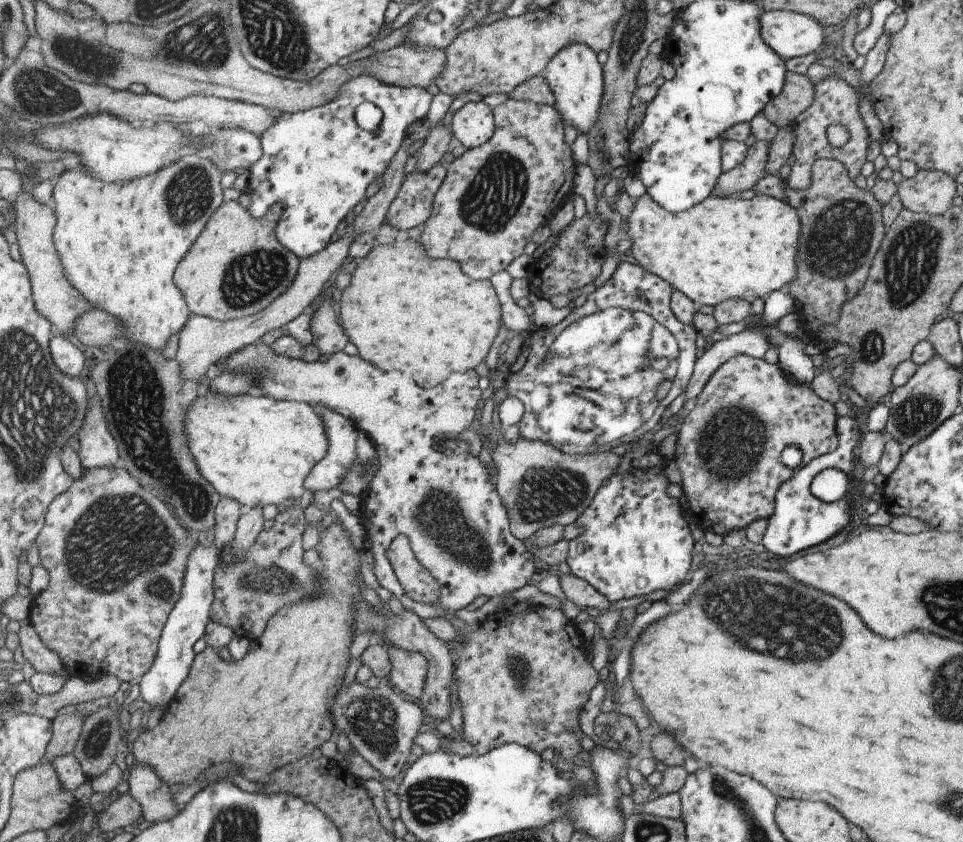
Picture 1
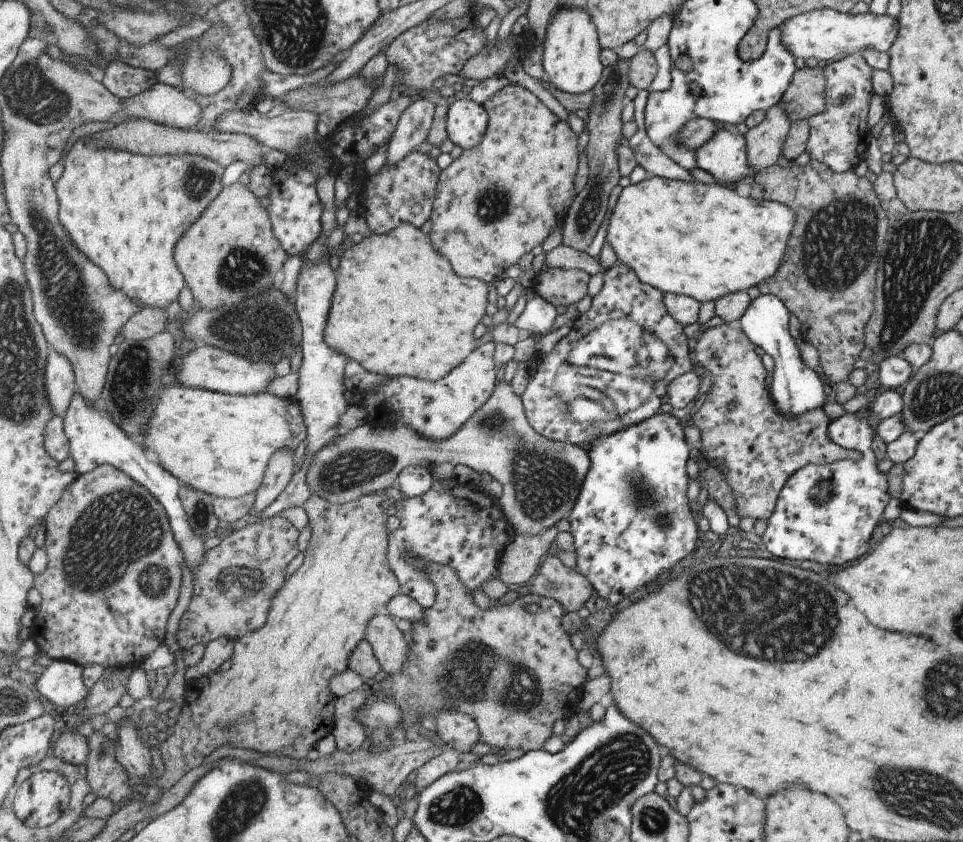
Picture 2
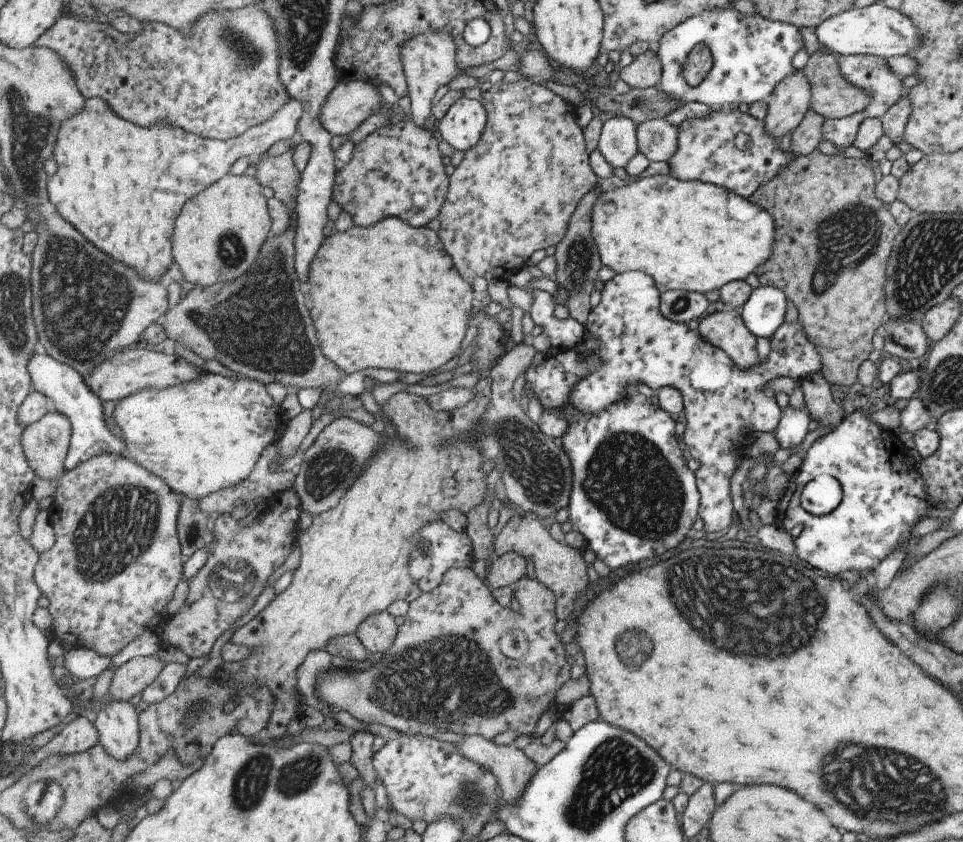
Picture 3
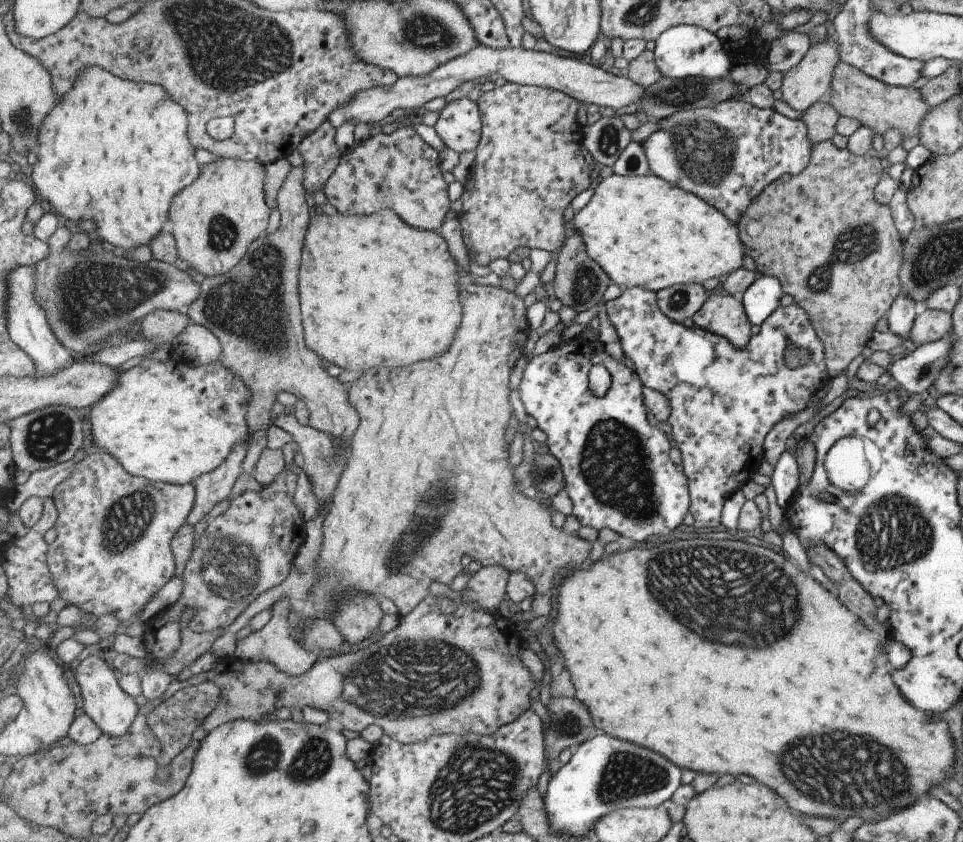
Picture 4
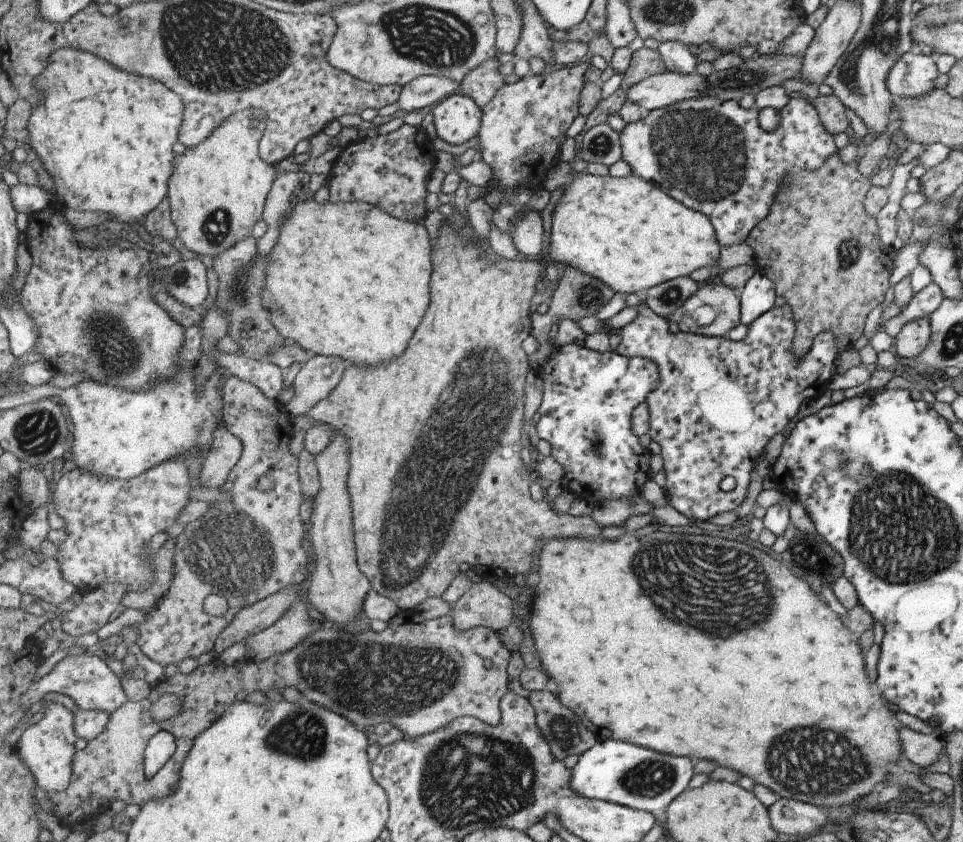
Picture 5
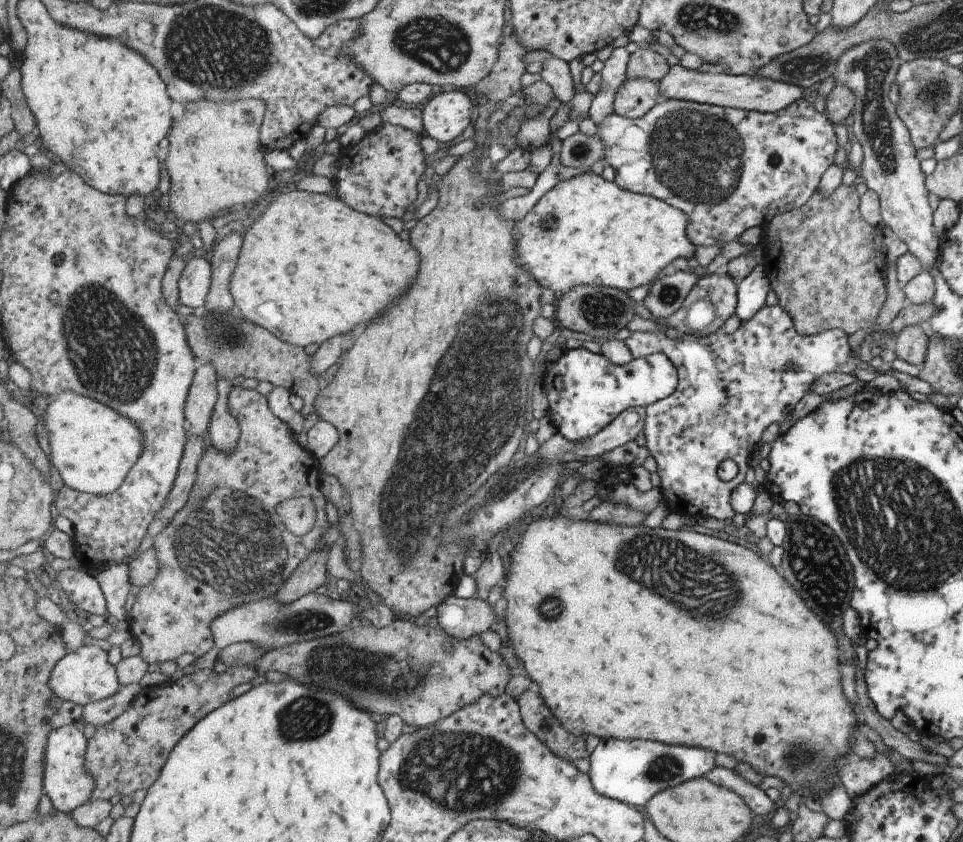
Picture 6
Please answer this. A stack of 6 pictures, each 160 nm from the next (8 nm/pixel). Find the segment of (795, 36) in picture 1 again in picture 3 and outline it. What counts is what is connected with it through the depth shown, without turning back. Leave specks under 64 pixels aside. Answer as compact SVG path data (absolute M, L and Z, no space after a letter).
M879 2L841 11L822 20L813 32L820 48L839 55L873 55L884 59L903 58L920 46L920 32L916 24L897 9L888 9Z

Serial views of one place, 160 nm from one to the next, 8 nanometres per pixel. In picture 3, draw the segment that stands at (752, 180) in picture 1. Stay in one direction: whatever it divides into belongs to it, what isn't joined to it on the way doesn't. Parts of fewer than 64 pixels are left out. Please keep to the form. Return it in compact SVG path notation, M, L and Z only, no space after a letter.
M801 71L787 75L773 87L768 96L764 122L764 132L776 141L793 130L807 109L810 108L810 86L807 77Z

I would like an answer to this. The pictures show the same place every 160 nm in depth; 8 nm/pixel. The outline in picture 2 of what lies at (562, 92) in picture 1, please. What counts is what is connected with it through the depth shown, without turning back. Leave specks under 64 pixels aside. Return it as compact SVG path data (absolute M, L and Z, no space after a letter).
M560 5L549 21L543 46L545 76L560 91L587 94L603 78L600 35L594 18L587 9Z

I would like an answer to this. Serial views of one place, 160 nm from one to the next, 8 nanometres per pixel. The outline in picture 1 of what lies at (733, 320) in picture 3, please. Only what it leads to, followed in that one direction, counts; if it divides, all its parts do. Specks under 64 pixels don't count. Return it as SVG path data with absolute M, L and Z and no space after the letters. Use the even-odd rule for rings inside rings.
M736 354L730 359L727 359L715 372L707 379L702 391L694 402L693 408L684 417L683 423L680 425L679 435L676 438L676 444L673 454L673 461L679 469L681 478L681 486L683 487L683 494L687 496L687 504L691 516L695 520L695 524L713 530L715 534L724 536L731 532L731 530L745 528L749 523L757 519L767 519L774 509L774 494L777 487L785 480L790 479L790 476L802 466L805 466L810 460L820 457L821 455L833 452L838 447L838 438L836 437L836 416L835 409L830 402L821 400L807 385L795 385L791 383L784 373L778 367L778 364L768 364L763 359L756 359L755 357L747 356L746 354ZM785 446L797 446L801 451L800 463L794 468L790 469L785 464L781 463L781 450Z

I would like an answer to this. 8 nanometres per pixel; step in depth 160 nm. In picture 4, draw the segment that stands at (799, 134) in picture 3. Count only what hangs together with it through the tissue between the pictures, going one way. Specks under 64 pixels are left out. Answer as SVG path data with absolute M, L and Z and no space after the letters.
M815 101L803 112L801 120L805 123L806 133L811 143L829 141L836 133L835 125L841 117L829 102Z

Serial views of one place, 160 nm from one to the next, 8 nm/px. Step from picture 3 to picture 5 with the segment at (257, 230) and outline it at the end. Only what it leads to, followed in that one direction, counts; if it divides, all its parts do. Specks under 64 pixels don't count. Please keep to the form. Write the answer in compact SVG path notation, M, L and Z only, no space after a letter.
M253 107L229 118L203 143L176 154L176 170L168 184L179 239L188 250L212 257L249 236L257 220L263 219L277 177L273 164L260 153L260 142L268 127L267 114Z

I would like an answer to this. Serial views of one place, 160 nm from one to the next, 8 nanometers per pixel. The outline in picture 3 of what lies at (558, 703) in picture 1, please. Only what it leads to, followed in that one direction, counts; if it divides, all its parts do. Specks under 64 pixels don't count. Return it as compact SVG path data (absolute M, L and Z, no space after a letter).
M453 567L450 568L437 584L435 591L422 591L421 596L410 603L410 609L405 617L404 623L398 630L396 641L393 646L381 656L379 662L373 664L365 670L354 669L329 669L324 676L321 676L319 684L317 684L317 694L321 700L328 702L332 709L337 712L345 710L351 716L366 724L382 724L398 731L399 733L408 735L427 735L433 736L439 734L439 731L450 730L454 733L465 735L481 735L483 738L493 739L497 734L505 732L505 730L516 730L520 735L531 734L535 732L537 720L541 716L543 710L549 708L549 704L556 703L555 692L561 690L561 684L565 684L571 678L571 666L567 662L567 654L565 646L560 642L559 634L553 631L553 624L557 624L559 619L556 612L557 600L555 593L545 586L537 578L523 577L518 580L514 586L515 598L519 603L519 612L513 611L509 607L500 604L496 599L494 592L484 579L479 578L475 574L475 570L471 567Z

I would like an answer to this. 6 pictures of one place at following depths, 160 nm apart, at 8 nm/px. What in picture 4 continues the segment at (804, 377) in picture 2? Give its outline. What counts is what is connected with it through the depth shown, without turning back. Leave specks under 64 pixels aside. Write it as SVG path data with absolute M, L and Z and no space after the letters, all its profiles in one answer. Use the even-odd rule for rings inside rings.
M769 274L759 275L742 292L740 299L747 320L757 326L777 307L795 303L789 294L782 292L779 281ZM784 450L770 475L775 502L783 510L786 510L796 494L797 478L799 470L795 457Z

